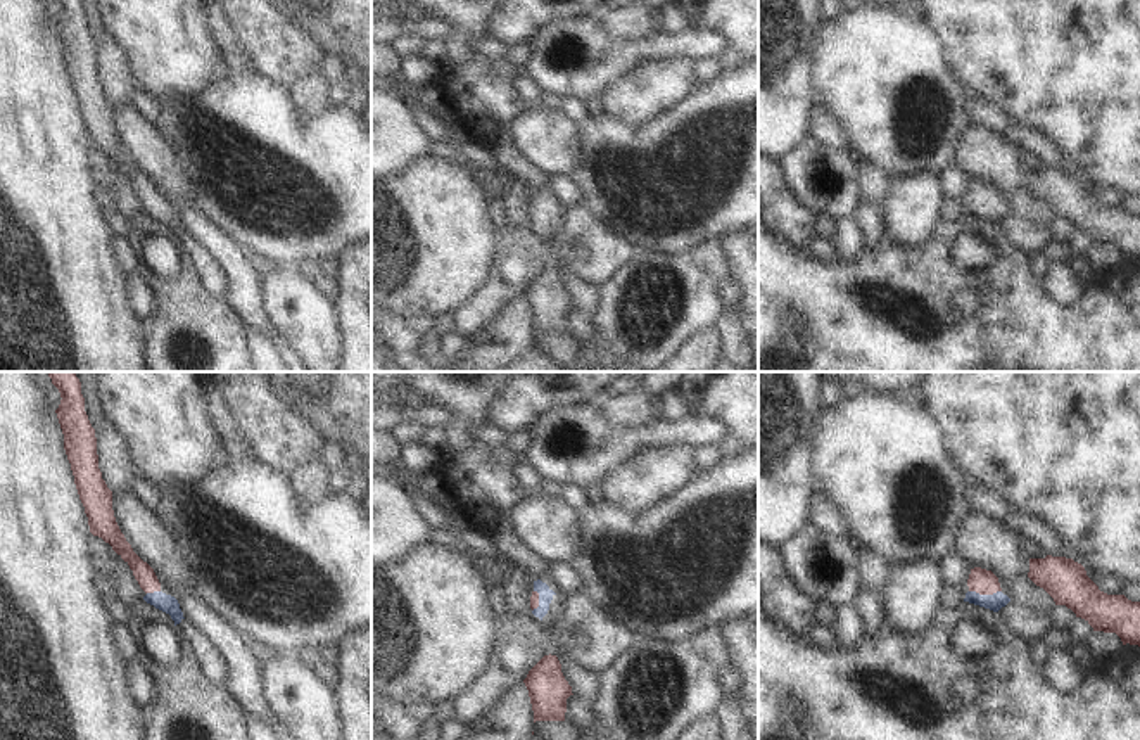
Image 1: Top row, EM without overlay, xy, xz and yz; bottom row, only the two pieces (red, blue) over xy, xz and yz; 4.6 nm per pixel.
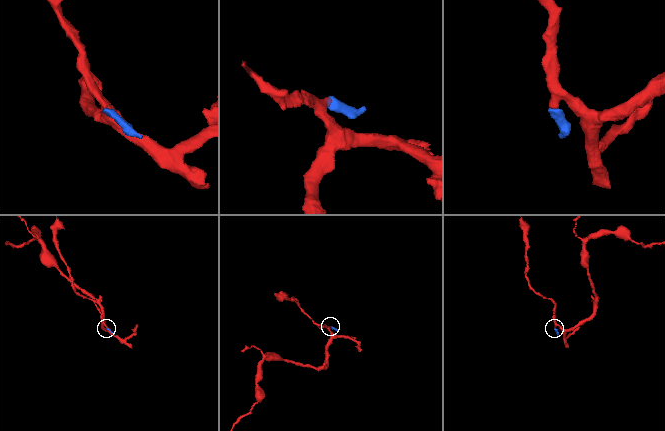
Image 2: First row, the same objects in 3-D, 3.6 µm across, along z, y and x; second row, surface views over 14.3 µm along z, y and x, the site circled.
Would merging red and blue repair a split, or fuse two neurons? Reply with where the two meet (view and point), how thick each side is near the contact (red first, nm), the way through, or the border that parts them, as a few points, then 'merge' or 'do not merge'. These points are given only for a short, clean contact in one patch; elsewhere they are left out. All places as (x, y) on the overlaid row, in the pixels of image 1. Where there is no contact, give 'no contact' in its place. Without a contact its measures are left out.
contact yz (985, 593); calibres 120 and 80 nm; way yz (983, 581), (985, 593), (997, 600); merge

